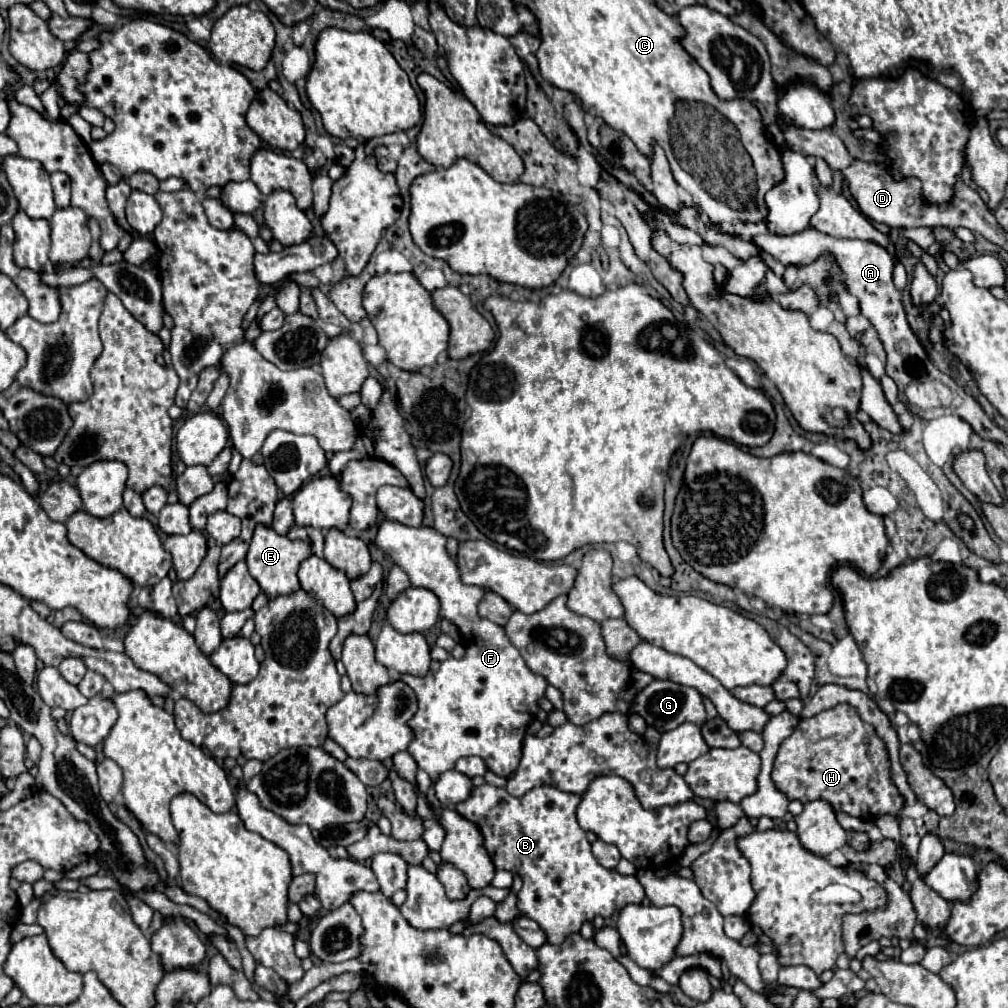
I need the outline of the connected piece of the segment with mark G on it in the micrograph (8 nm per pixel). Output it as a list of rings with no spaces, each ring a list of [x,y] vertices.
[[[670,680],[650,682],[642,692],[638,692],[634,702],[630,704],[628,714],[642,716],[646,720],[646,724],[654,726],[660,734],[668,732],[668,730],[674,730],[684,722],[692,722],[696,726],[702,726],[706,722],[706,710],[704,710],[704,702],[702,702],[700,692],[696,692],[694,688],[688,688],[688,686],[674,684]]]

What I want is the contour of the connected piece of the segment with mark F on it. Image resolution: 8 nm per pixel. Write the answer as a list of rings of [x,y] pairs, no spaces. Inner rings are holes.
[[[386,520],[378,526],[374,542],[408,574],[412,586],[428,588],[438,596],[440,616],[458,626],[466,648],[462,660],[448,658],[440,664],[440,670],[428,672],[424,678],[392,674],[392,682],[406,682],[418,698],[418,712],[408,722],[414,732],[414,740],[408,746],[410,756],[432,780],[440,772],[452,770],[458,758],[472,754],[480,756],[490,772],[508,778],[522,758],[522,738],[538,712],[538,700],[548,686],[546,680],[530,672],[502,626],[478,616],[476,606],[486,590],[462,584],[456,562],[446,552],[446,536],[428,526],[410,528]]]

